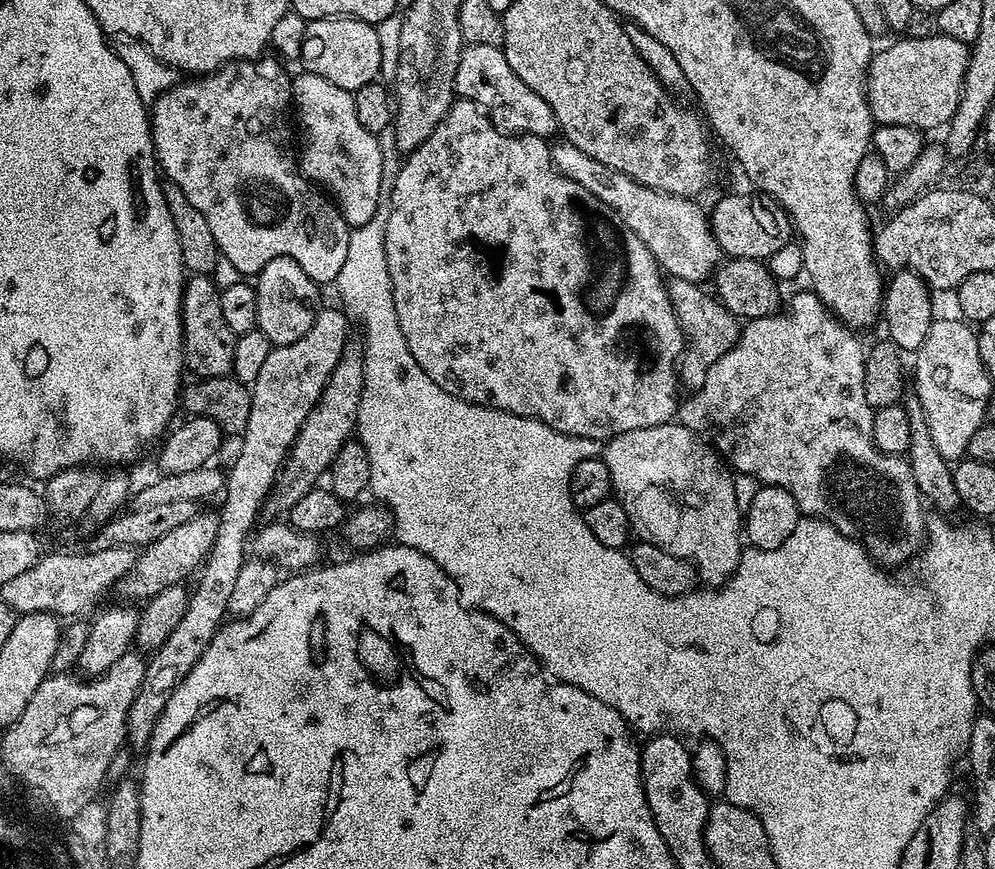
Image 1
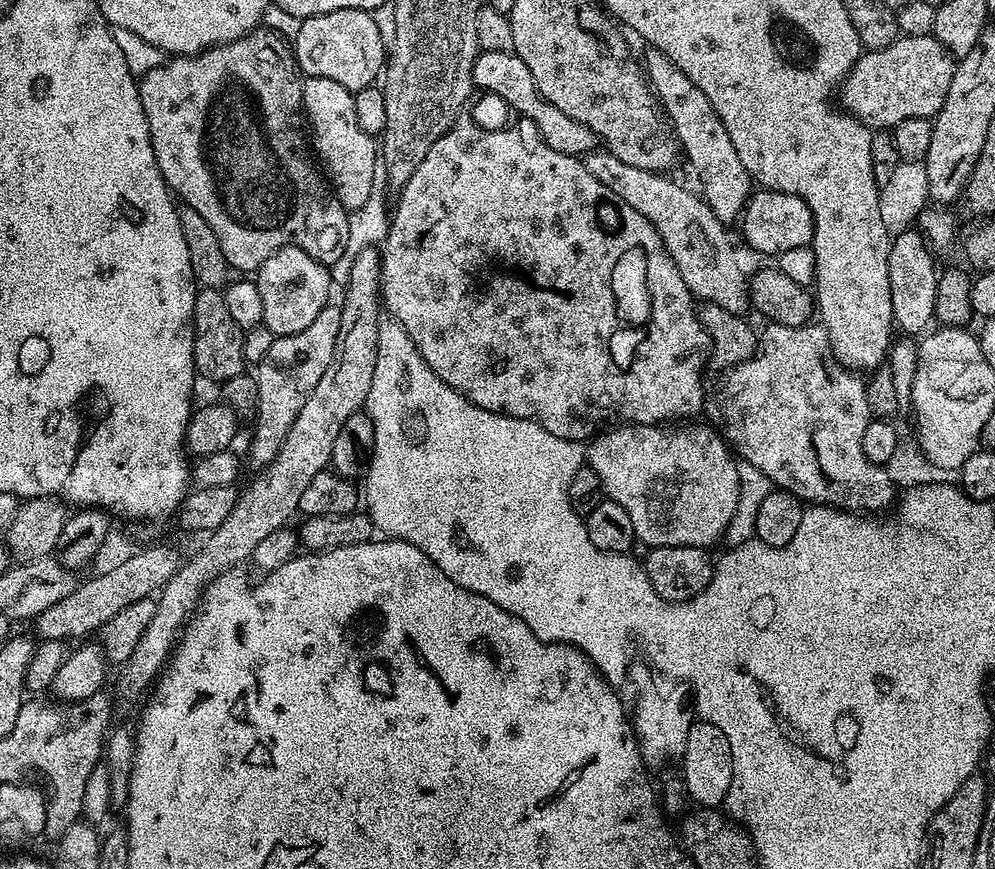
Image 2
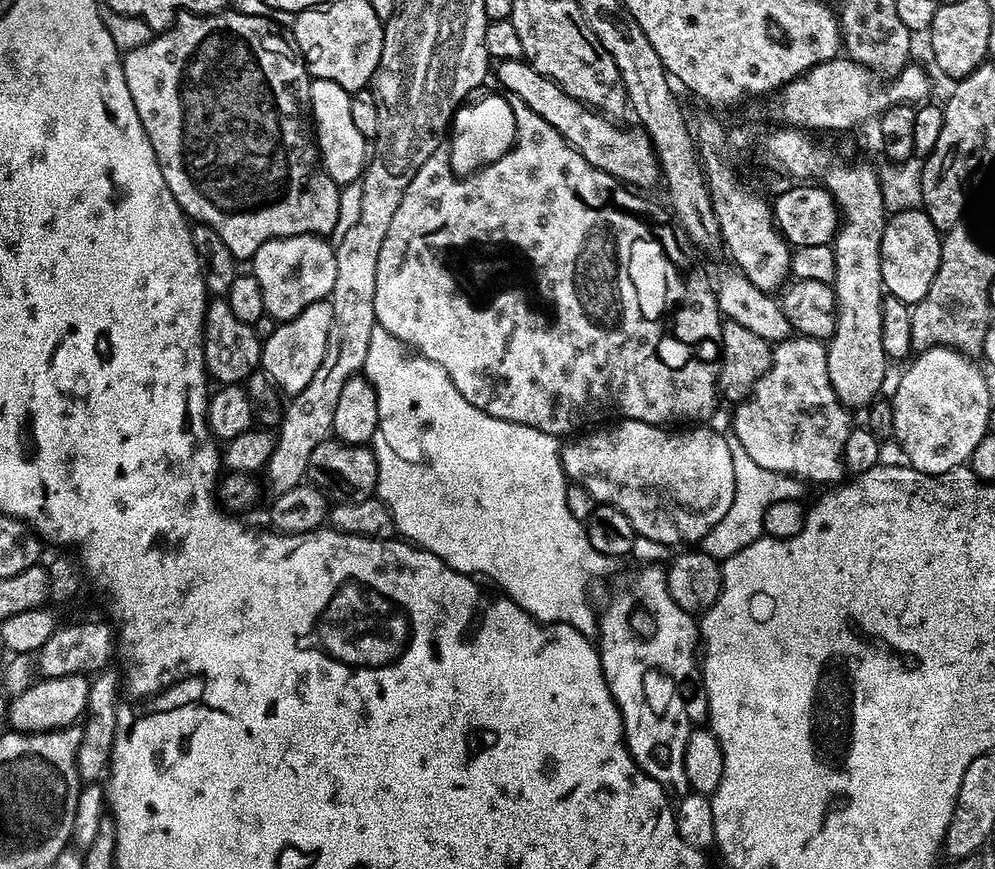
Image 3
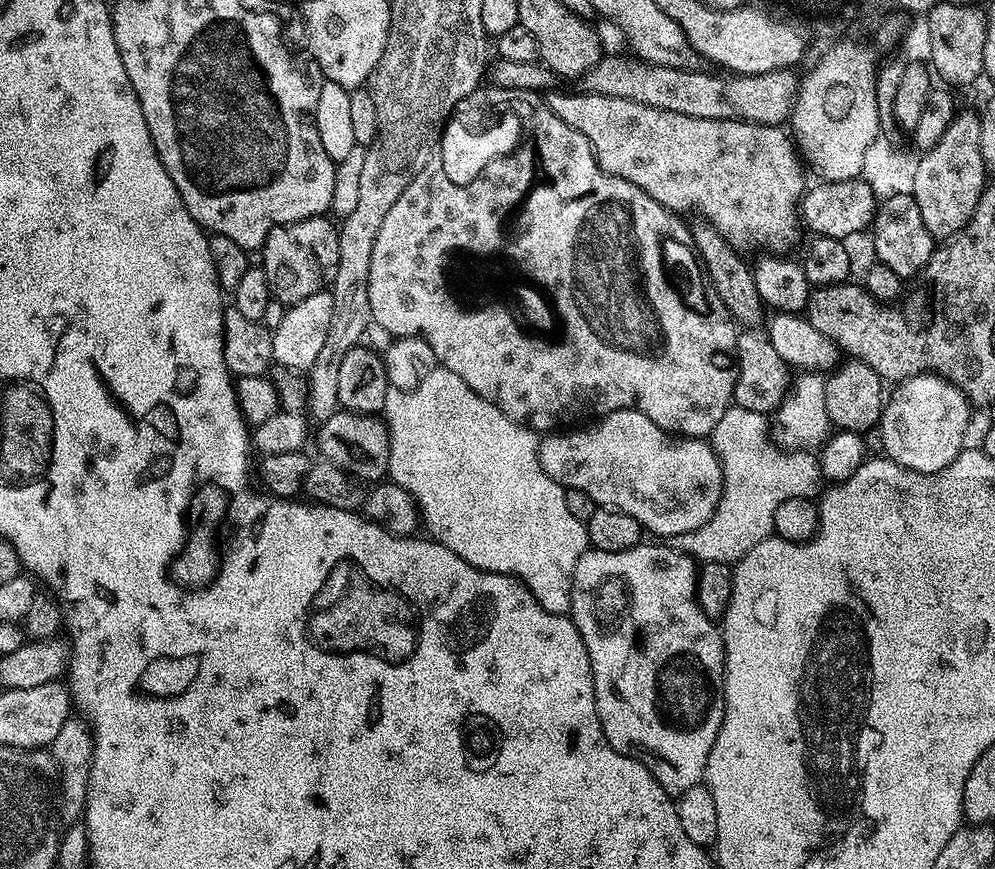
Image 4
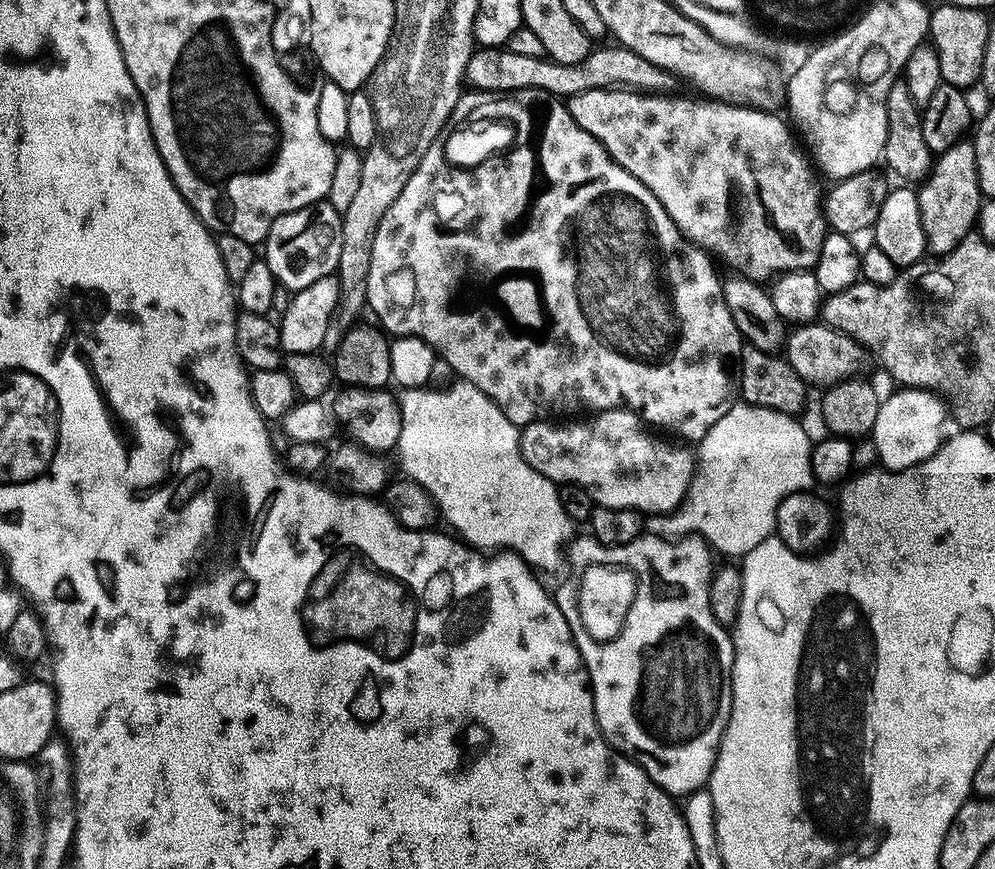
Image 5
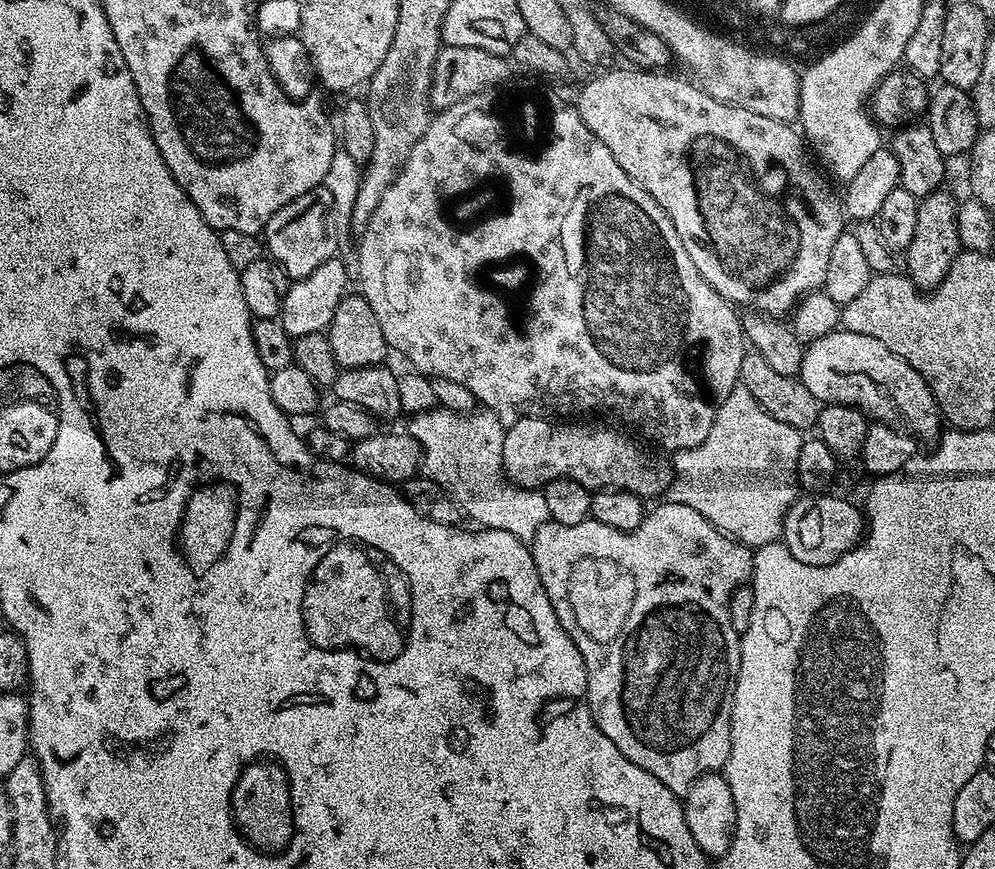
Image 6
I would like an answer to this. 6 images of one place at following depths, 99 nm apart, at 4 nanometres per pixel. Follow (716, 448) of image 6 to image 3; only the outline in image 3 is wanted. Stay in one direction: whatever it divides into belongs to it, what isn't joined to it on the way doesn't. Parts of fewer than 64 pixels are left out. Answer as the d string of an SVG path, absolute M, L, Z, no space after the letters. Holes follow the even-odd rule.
M735 438L729 439L730 454L734 458L734 502L730 502L730 510L722 514L722 522L718 522L698 542L699 551L710 554L721 562L738 554L746 546L764 535L764 515L774 502L783 500L803 501L805 481L798 476L788 476L785 472L766 470L746 454L746 450Z

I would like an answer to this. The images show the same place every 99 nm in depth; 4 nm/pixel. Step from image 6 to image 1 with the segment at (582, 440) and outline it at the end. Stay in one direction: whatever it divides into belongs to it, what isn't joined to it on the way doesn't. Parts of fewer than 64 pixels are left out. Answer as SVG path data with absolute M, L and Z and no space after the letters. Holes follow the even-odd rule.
M679 422L618 434L603 448L602 459L610 470L612 491L626 510L633 533L643 543L658 546L683 560L691 560L699 579L708 583L705 585L723 586L740 561L742 510L734 494L733 473L726 467L720 453L711 443L705 442Z

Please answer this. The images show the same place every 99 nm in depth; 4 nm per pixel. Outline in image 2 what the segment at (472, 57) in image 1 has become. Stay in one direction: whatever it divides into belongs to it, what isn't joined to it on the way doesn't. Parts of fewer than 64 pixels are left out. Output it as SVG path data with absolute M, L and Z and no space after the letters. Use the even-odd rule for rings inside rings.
M481 51L472 67L472 83L477 89L483 90L485 93L498 95L508 103L508 107L513 113L521 112L519 115L523 119L534 122L534 126L540 132L540 137L554 150L567 156L579 157L597 147L597 134L592 132L590 126L586 126L582 122L570 118L569 114L564 114L562 110L558 110L539 92L526 63L516 55L515 51Z

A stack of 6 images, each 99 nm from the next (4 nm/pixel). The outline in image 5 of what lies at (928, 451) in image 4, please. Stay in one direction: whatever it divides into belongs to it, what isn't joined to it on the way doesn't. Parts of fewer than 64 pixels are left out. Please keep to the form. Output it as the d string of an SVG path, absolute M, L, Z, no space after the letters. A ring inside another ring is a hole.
M901 387L900 392L893 396L885 395L880 401L878 418L874 418L874 426L870 433L870 441L876 447L876 456L881 460L883 467L890 472L900 472L904 468L909 468L915 464L922 463L926 458L930 458L941 446L945 439L944 416L946 420L946 405L939 396L933 392L926 392L922 388L905 388Z

